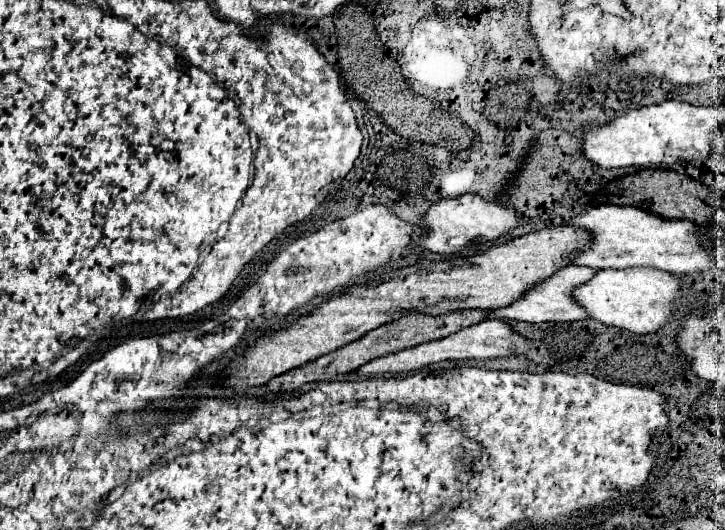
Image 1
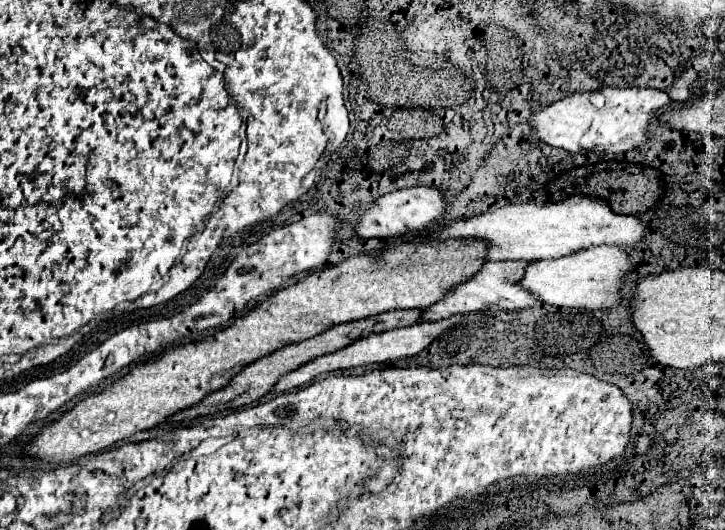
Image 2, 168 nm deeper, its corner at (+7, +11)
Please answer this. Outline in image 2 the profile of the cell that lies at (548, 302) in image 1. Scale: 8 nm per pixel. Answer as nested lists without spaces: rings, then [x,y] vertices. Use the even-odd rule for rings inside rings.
[[[485,262],[481,270],[471,276],[469,280],[463,280],[457,284],[457,288],[451,288],[439,304],[431,304],[429,308],[421,310],[421,322],[435,322],[441,318],[451,318],[455,314],[467,314],[475,310],[487,310],[487,308],[499,308],[499,310],[515,310],[515,308],[527,308],[537,302],[533,294],[523,290],[517,282],[517,276],[525,270],[525,262]]]

